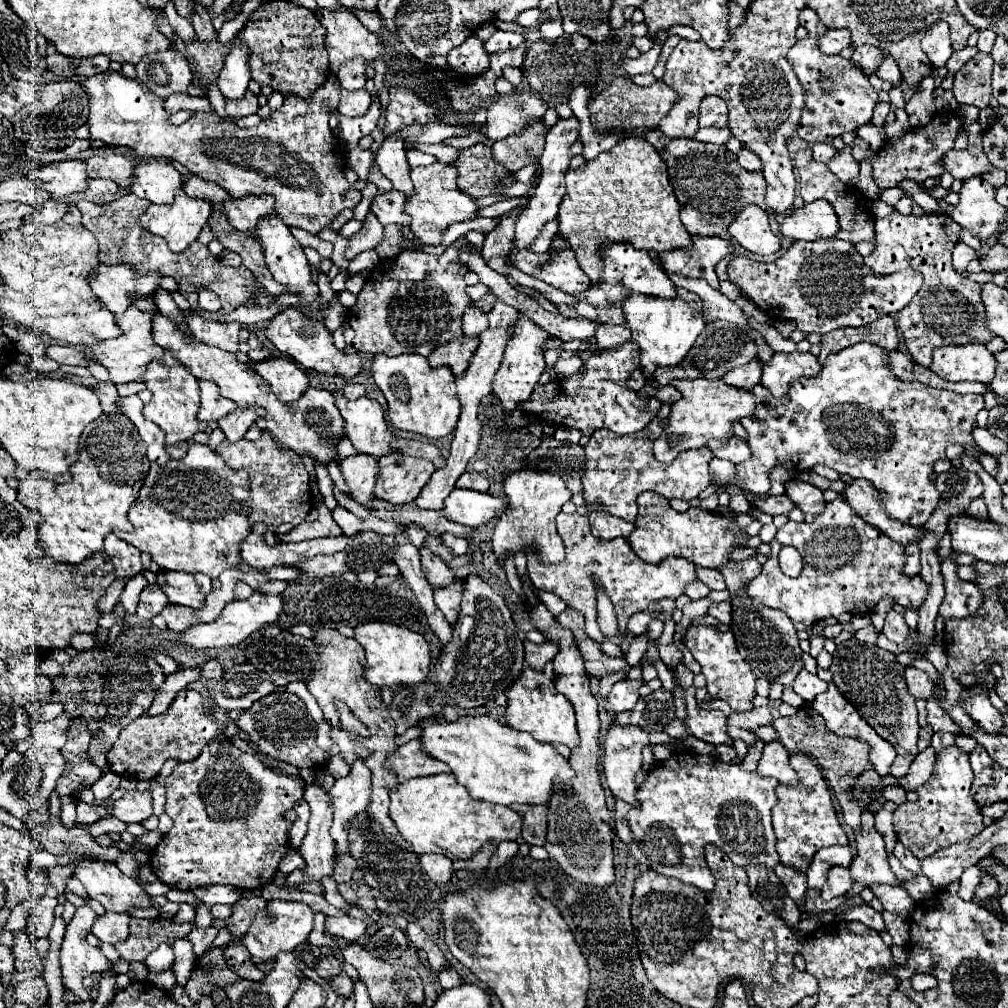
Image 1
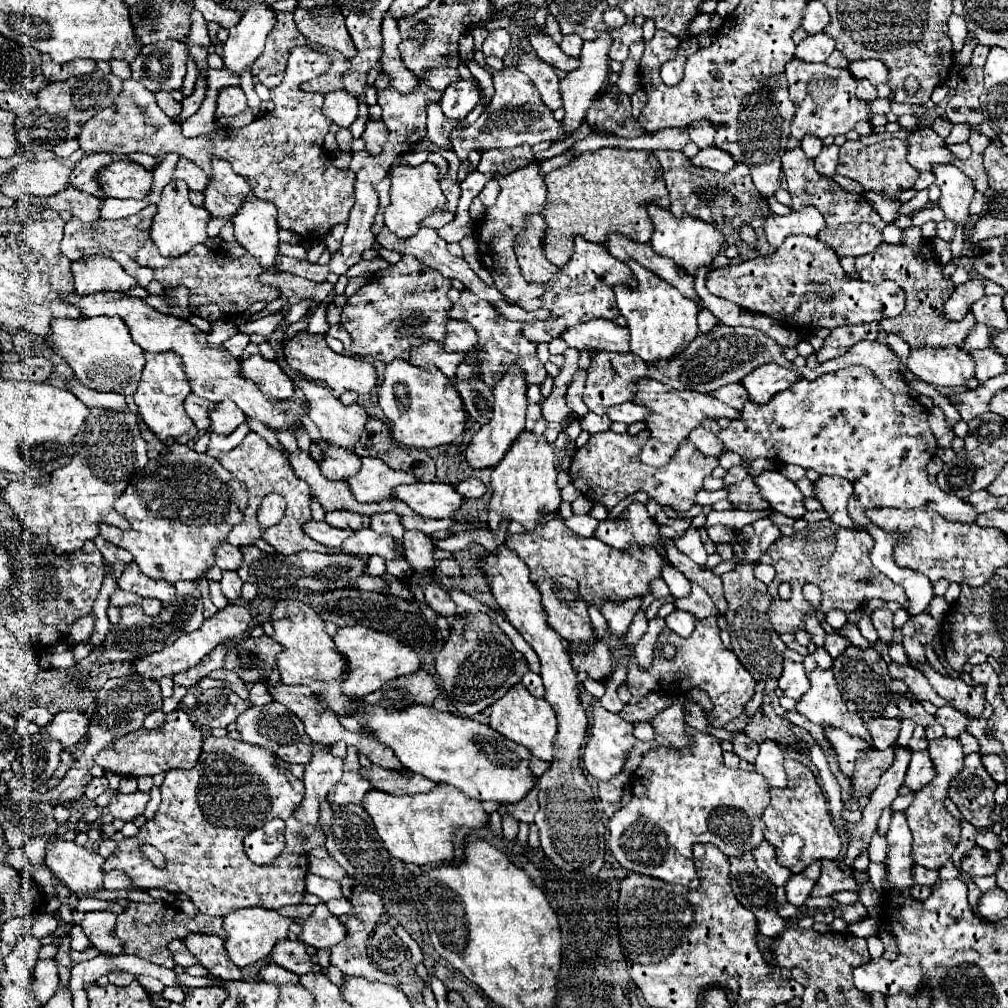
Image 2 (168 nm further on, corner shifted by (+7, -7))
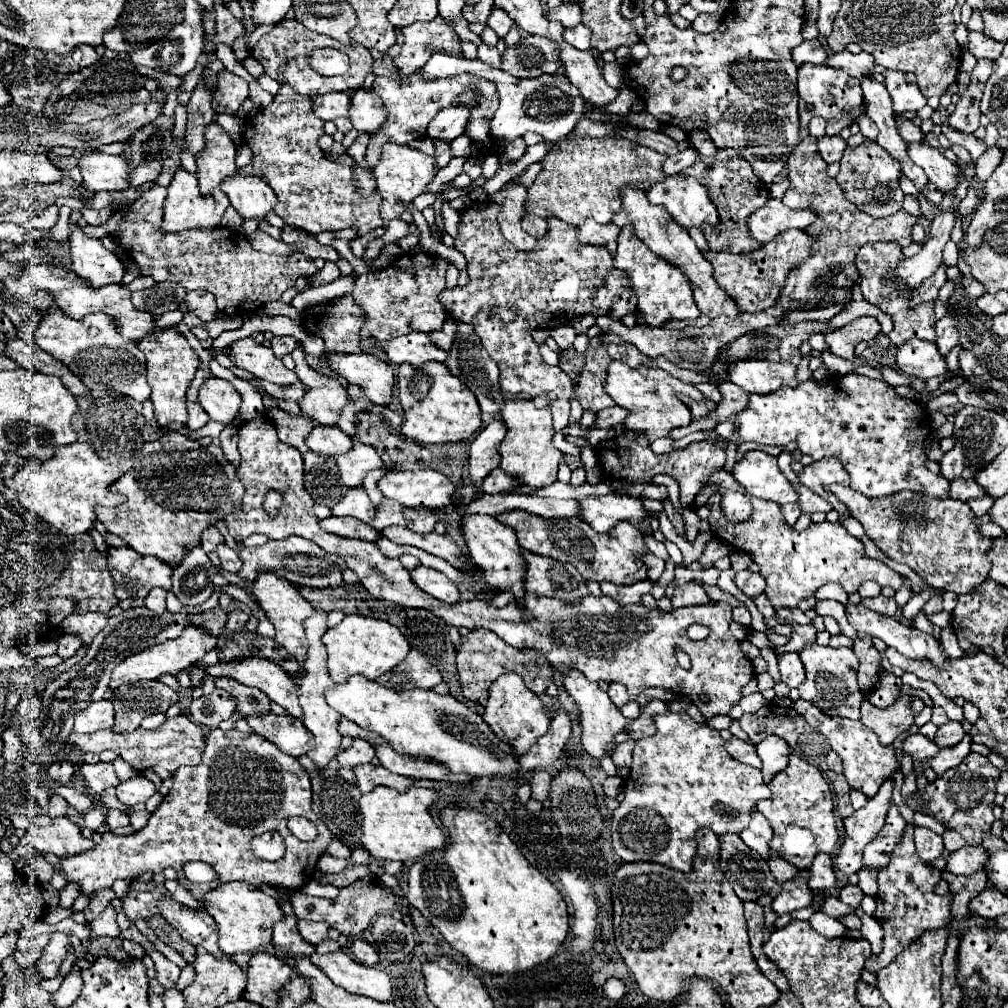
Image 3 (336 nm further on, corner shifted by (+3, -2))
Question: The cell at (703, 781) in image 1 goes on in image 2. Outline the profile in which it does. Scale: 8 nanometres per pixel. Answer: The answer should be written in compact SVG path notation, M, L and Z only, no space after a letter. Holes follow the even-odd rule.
M692 727L686 729L686 735L690 737L686 747L658 747L642 755L642 763L632 777L632 799L626 807L616 811L608 823L608 847L616 861L628 871L696 889L700 879L694 871L692 845L712 843L728 857L738 857L752 851L758 841L764 839L764 823L760 817L764 807L770 803L770 787L758 773L726 767L722 763L722 749L716 737Z

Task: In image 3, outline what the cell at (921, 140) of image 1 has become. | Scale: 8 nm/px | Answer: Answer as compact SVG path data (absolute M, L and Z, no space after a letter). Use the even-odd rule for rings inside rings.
M866 140L858 146L848 146L840 160L840 172L836 182L846 192L846 198L874 218L884 218L896 214L902 208L904 192L900 190L900 162L894 160L882 146Z

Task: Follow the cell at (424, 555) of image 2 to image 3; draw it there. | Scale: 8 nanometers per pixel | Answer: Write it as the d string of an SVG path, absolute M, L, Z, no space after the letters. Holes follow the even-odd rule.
M404 508L404 510L406 510L410 530L420 532L420 534L430 534L434 530L436 518L432 510L410 510L410 508Z

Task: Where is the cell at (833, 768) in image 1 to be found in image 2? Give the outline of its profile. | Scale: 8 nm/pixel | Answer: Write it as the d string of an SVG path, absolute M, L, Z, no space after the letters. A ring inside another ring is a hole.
M888 747L886 751L878 751L878 749L866 751L866 759L862 763L858 763L856 771L854 771L854 779L852 779L854 797L844 807L856 811L858 809L858 799L862 795L870 795L878 787L880 775L892 763L894 763L894 747Z

